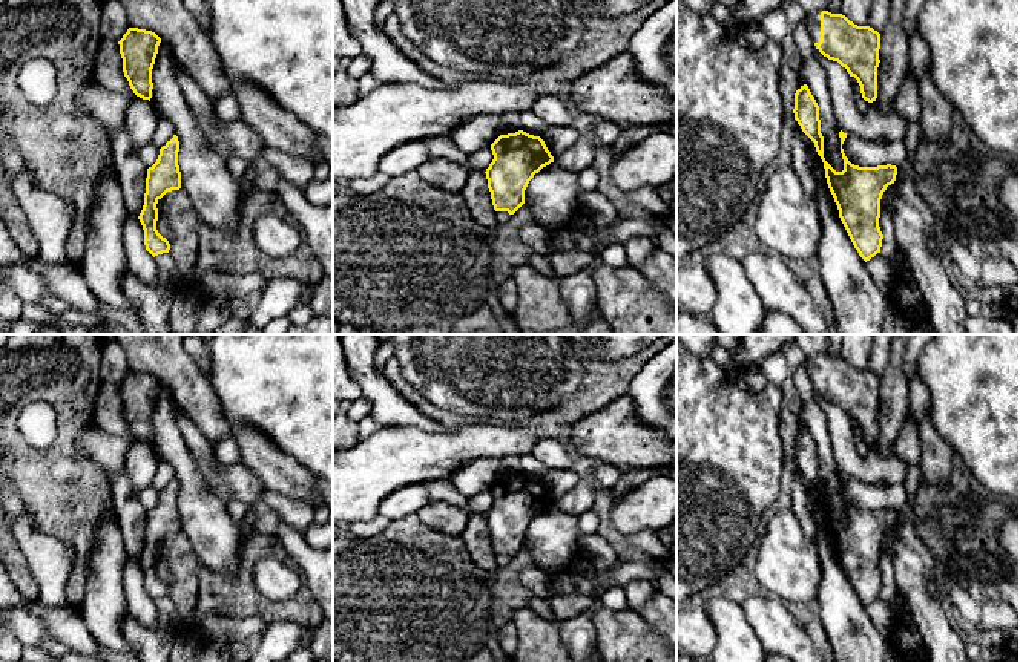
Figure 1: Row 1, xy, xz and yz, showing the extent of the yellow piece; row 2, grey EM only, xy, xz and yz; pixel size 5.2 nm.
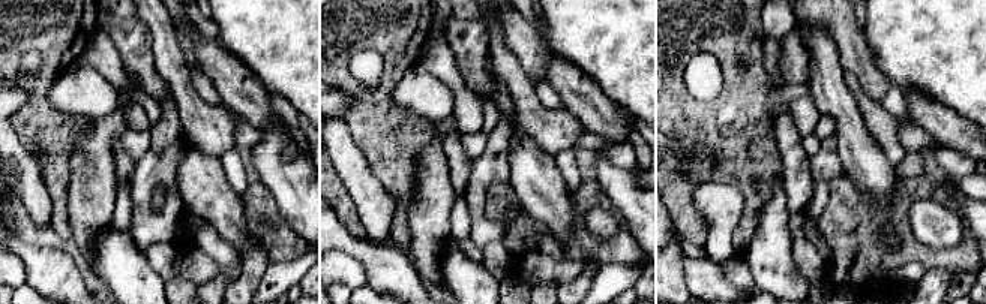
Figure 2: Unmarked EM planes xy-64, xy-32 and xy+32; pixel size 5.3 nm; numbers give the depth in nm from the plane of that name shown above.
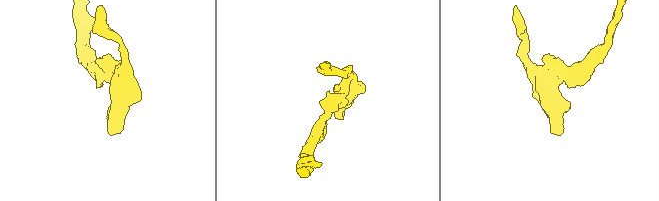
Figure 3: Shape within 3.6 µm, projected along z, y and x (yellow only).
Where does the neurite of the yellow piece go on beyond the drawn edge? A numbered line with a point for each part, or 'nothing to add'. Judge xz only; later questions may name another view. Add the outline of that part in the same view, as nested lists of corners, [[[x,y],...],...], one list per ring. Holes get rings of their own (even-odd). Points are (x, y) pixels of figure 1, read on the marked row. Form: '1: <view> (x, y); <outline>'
1: xz (476, 193); [[[469,172],[460,195],[477,224],[489,228],[498,225],[485,172]]]

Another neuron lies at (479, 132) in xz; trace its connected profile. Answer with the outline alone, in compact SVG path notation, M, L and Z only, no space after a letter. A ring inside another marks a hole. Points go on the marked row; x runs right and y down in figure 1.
M480 113L471 116L448 135L451 141L465 153L491 147L502 135L503 116Z

